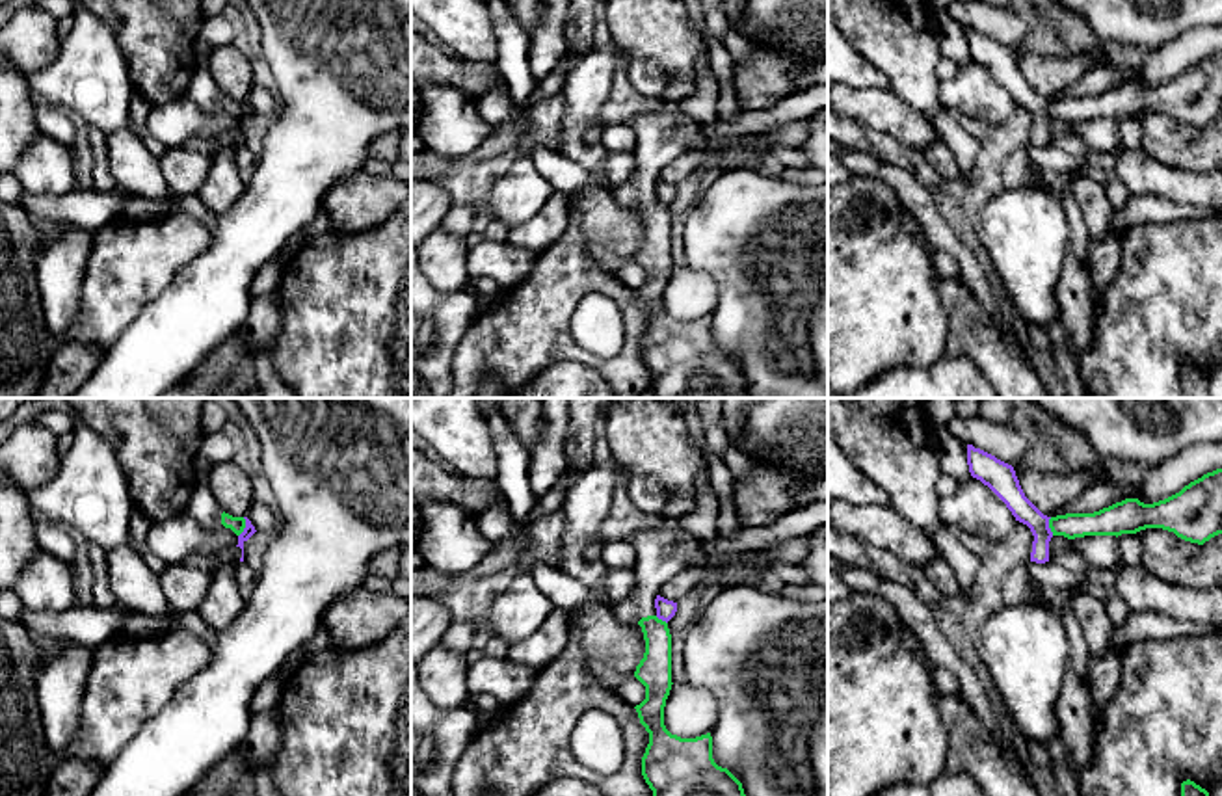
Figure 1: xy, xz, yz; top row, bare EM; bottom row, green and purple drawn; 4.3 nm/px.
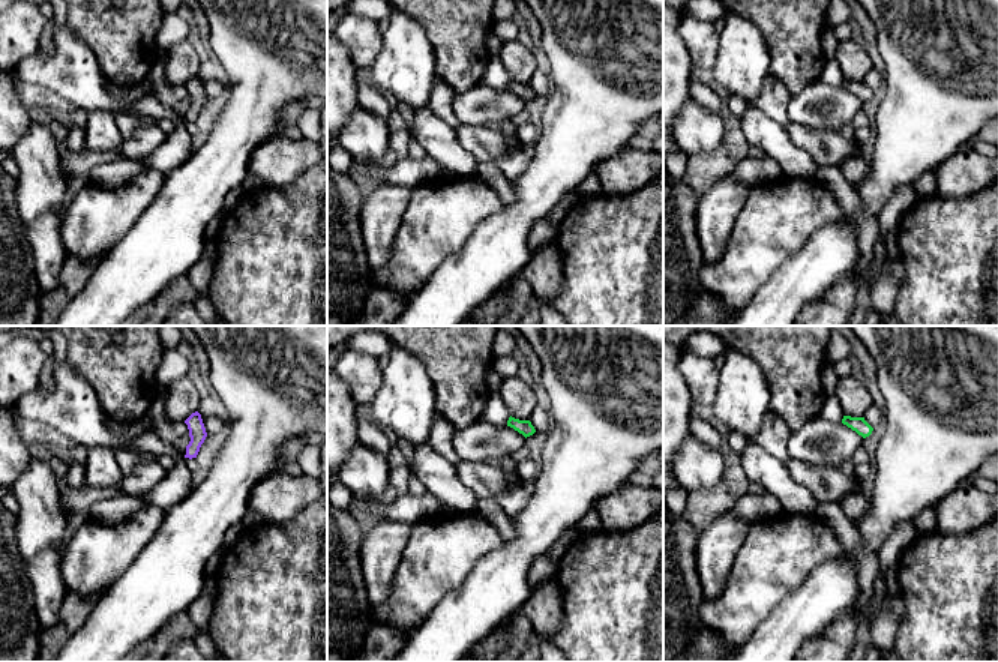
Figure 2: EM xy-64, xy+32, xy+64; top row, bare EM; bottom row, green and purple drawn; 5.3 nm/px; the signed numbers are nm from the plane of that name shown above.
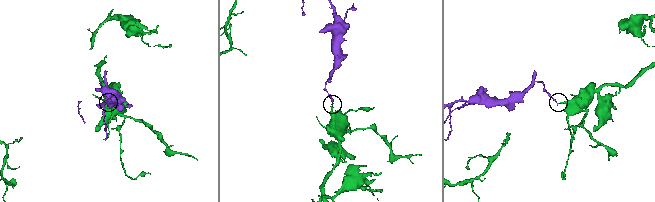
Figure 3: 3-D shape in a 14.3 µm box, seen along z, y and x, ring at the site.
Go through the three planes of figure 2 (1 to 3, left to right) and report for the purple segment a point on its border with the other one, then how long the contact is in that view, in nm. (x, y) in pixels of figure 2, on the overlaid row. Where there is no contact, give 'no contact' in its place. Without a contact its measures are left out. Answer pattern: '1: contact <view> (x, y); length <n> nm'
1: no contact
2: no contact
3: no contact

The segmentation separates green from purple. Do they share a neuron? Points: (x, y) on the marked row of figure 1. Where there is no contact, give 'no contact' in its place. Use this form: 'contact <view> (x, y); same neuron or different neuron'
contact xy (244, 527); different neuron

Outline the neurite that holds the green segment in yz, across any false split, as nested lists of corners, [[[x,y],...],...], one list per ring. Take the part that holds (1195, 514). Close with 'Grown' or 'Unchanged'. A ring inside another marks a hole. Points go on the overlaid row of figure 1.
[[[1222,469],[1203,474],[1179,493],[1144,504],[1125,498],[1094,513],[1066,513],[1049,519],[1053,536],[1122,536],[1162,528],[1177,537],[1203,545],[1222,534]]]. Unchanged

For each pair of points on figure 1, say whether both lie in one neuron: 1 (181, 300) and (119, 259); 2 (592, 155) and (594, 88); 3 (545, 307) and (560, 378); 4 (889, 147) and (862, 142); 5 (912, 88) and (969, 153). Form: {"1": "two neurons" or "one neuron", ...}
{"1": "two neurons", "2": "one neuron", "3": "two neurons", "4": "one neuron", "5": "two neurons"}

